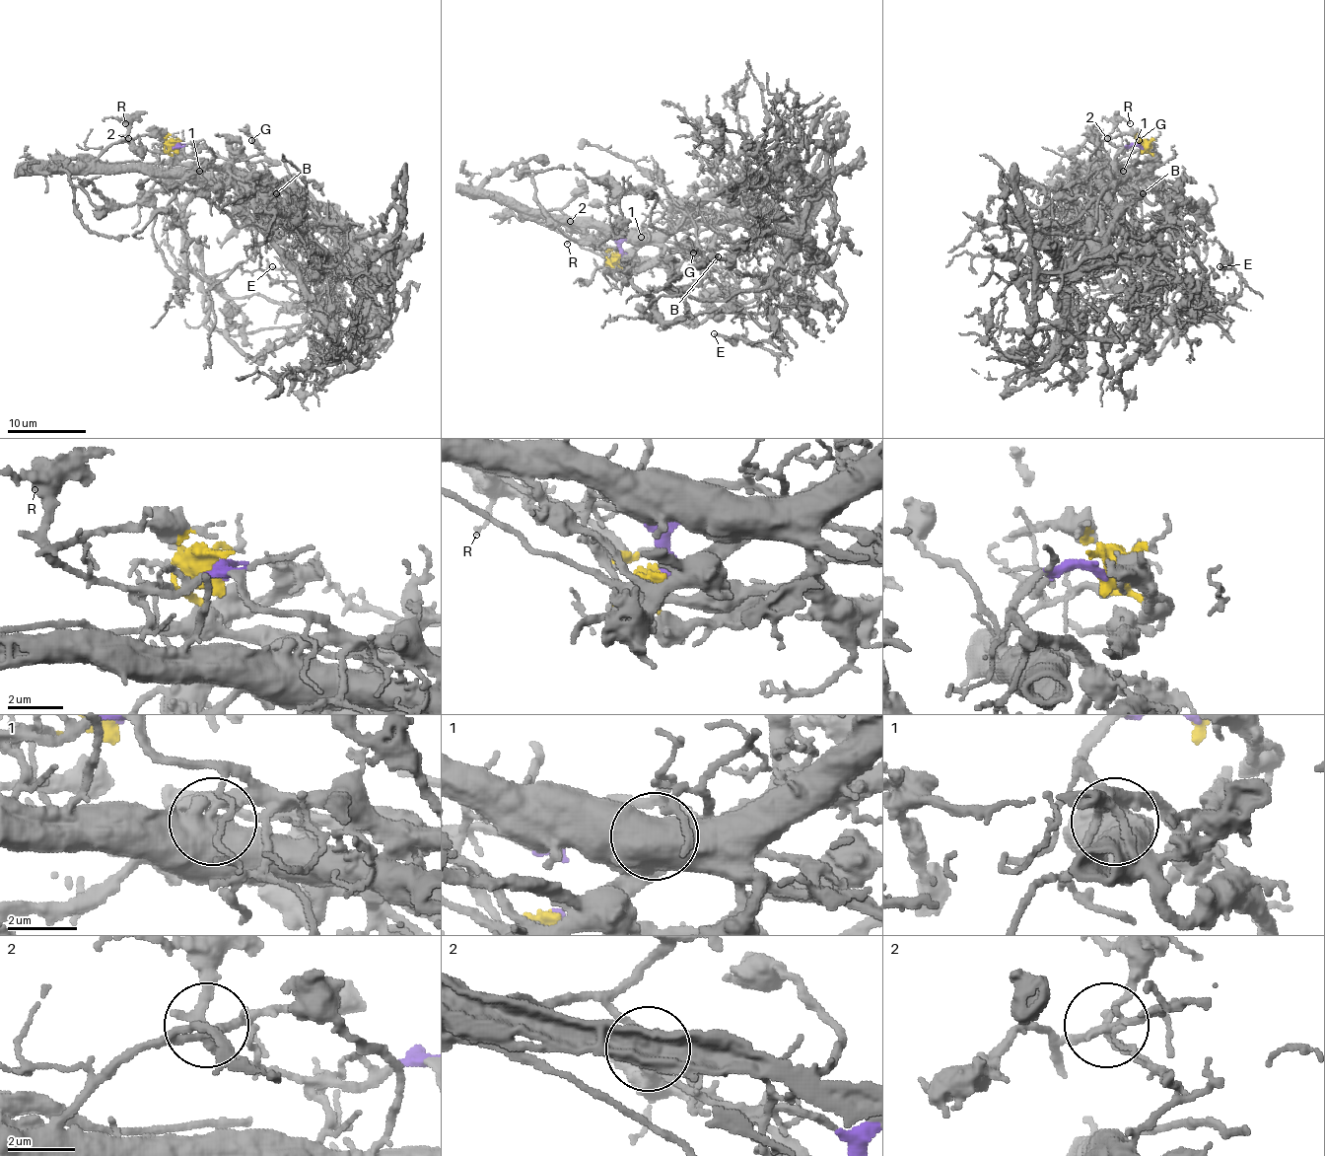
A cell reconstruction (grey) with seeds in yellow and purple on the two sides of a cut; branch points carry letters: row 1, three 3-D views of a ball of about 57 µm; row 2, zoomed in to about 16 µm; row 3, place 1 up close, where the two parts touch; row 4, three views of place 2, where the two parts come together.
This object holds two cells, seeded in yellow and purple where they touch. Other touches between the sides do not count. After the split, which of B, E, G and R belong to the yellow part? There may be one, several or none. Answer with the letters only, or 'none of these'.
G

